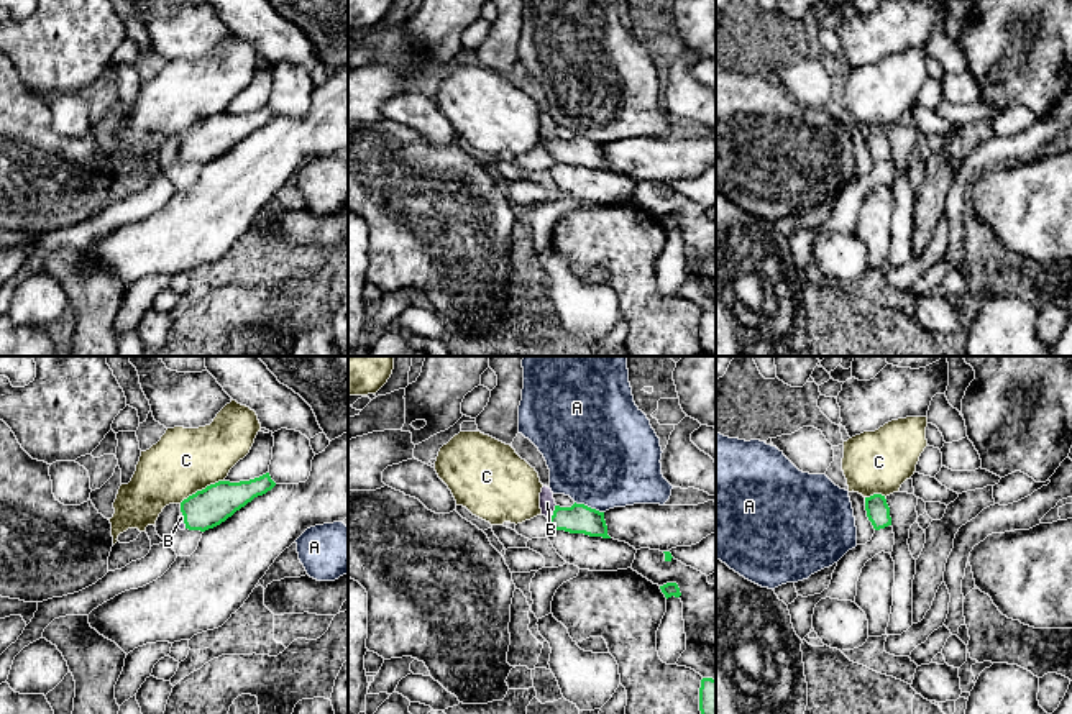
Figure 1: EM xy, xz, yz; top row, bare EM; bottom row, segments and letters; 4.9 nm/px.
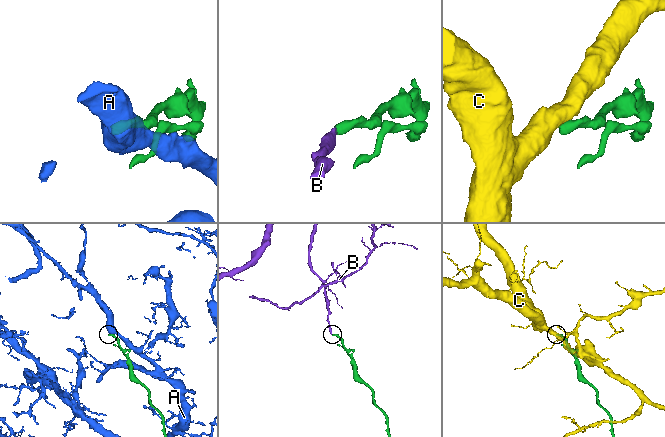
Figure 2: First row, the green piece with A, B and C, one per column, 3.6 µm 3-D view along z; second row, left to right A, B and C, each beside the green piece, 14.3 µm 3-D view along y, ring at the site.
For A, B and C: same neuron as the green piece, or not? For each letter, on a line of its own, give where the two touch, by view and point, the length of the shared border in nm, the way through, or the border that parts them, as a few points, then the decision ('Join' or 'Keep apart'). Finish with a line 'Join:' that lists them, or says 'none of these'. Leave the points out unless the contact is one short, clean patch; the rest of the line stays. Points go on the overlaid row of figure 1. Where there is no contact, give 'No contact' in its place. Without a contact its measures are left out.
A: Touches green at xz (590, 508). Shared border 160 nm. Boundary: xz (575, 501), (603, 512). Keep apart
B: Touches green at xz (554, 512). Shared border 90 nm. Path across: xz (578, 519), (562, 519), (554, 512), (547, 503). Join
C: Touches green at xy (202, 489). Shared border 260 nm. Boundary: xy (224, 480), (197, 489), (179, 503). Keep apart
Join: B

